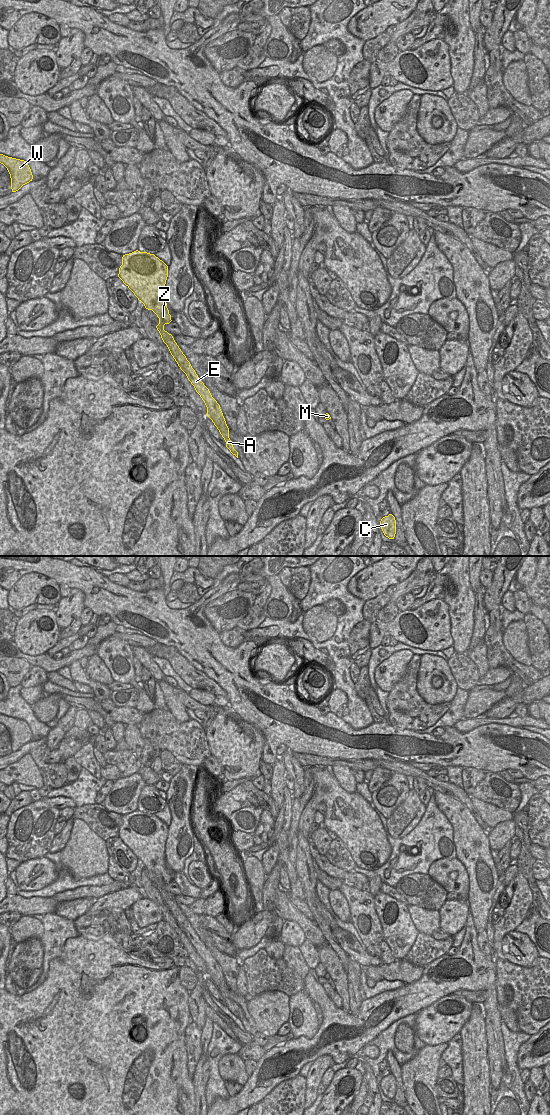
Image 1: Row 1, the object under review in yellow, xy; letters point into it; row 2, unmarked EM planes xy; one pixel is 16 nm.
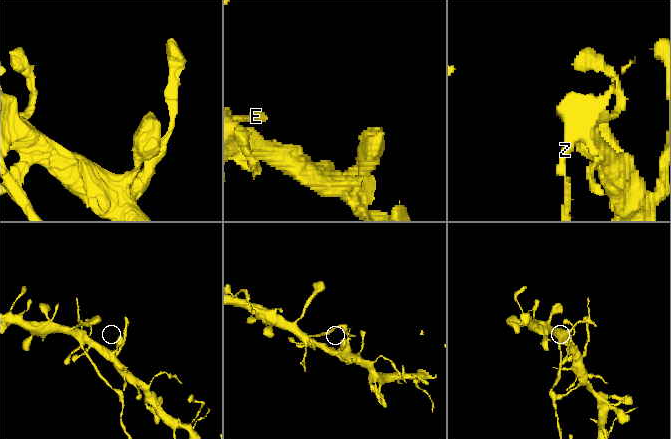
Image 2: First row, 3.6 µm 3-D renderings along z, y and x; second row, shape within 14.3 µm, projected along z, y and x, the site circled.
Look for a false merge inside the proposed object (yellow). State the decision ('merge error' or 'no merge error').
merge error

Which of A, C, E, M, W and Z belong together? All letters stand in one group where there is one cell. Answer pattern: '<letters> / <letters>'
A E / C M W Z

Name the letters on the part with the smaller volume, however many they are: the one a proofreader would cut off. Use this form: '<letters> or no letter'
A, E

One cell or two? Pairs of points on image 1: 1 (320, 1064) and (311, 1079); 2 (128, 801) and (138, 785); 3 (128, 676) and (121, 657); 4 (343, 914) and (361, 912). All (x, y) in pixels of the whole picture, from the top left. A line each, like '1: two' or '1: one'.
1: one
2: one
3: one
4: two

